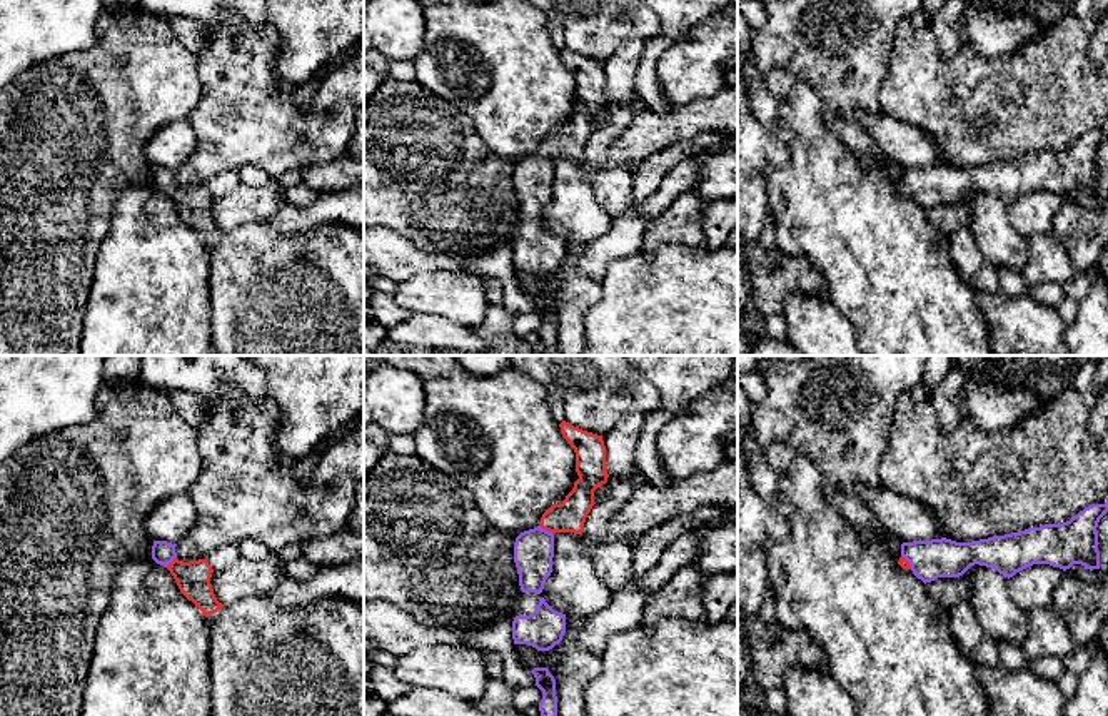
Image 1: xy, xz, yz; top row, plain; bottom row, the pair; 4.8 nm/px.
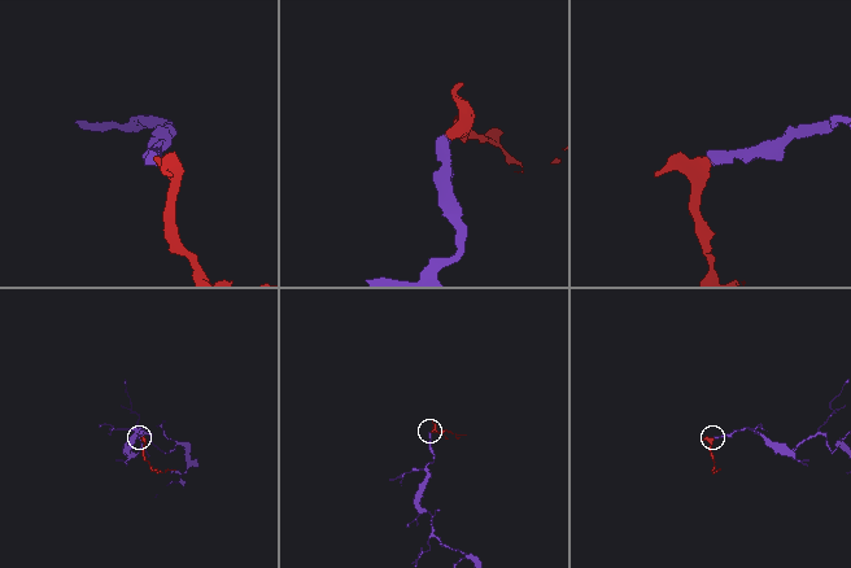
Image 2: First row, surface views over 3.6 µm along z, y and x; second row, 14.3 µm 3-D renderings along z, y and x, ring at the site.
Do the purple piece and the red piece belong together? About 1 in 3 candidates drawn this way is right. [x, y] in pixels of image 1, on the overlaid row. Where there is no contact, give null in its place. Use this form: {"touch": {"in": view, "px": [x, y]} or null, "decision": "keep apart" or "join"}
{"touch": {"in": "xz", "px": [544, 529]}, "decision": "join"}

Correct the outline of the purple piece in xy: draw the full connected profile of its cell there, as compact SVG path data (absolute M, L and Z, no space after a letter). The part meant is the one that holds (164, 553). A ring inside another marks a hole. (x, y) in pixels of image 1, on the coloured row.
M167 541L154 542L152 559L170 571L180 592L192 601L205 618L224 608L214 594L210 584L214 569L207 559L189 562L179 561L175 544Z

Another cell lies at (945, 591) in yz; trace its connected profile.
M963 576L938 577L924 586L928 596L943 609L951 609L959 603L970 603L973 594L970 582Z

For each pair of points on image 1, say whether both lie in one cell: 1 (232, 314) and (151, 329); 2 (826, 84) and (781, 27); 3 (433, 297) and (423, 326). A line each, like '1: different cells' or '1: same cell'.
1: different cells
2: same cell
3: different cells

